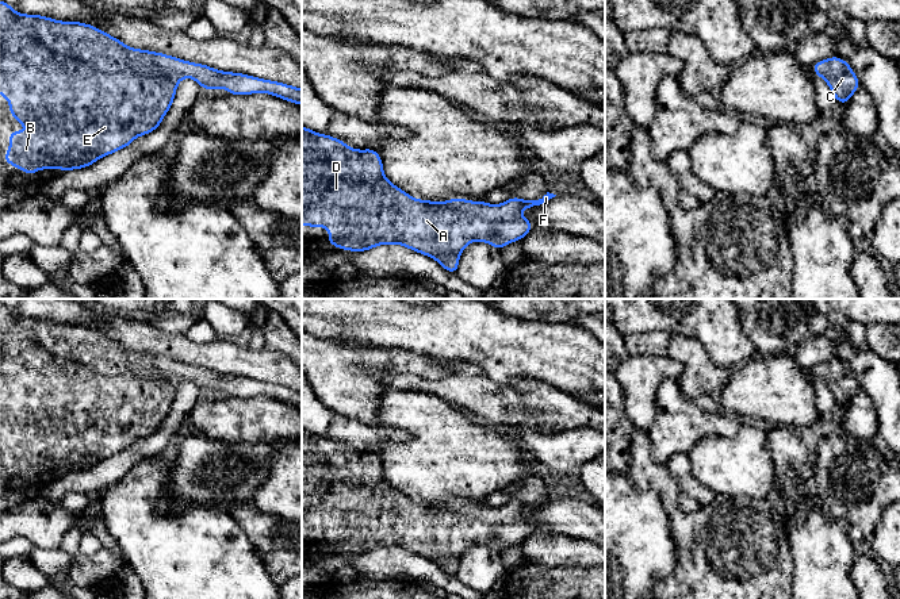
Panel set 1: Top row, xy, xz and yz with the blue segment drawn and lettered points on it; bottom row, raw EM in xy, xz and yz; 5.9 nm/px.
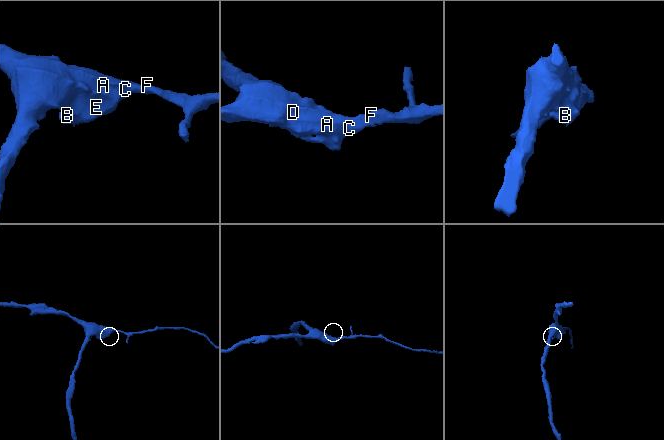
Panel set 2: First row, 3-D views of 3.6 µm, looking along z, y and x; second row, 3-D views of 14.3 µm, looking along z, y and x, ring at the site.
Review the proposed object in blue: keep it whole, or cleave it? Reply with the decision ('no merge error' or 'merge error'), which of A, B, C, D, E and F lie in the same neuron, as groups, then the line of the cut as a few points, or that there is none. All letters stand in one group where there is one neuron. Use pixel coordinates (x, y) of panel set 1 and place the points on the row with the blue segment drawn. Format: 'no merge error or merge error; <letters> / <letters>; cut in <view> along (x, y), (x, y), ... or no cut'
no merge error; A B C D E F; no cut

